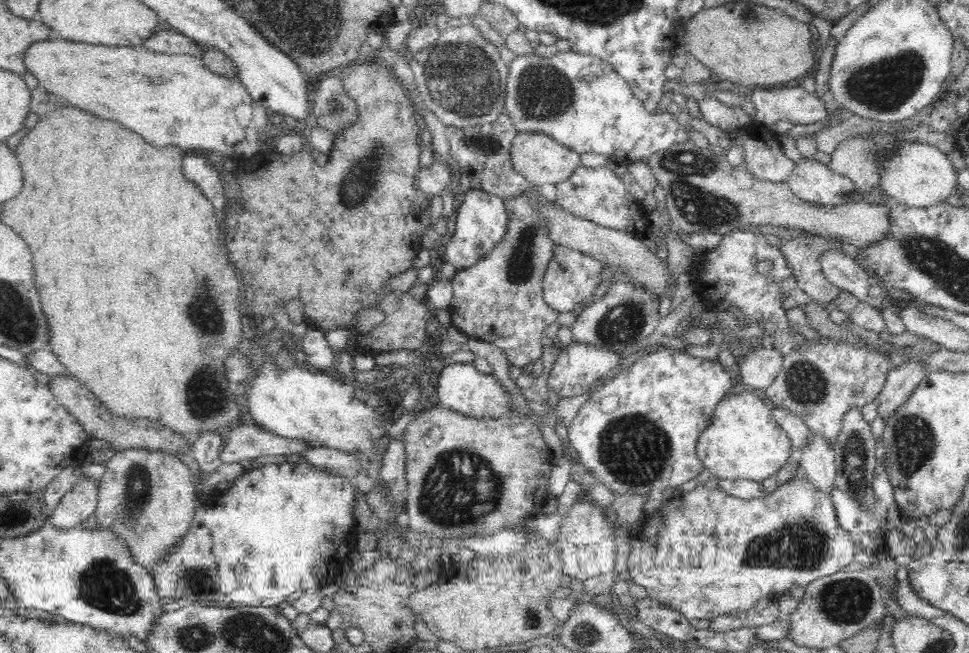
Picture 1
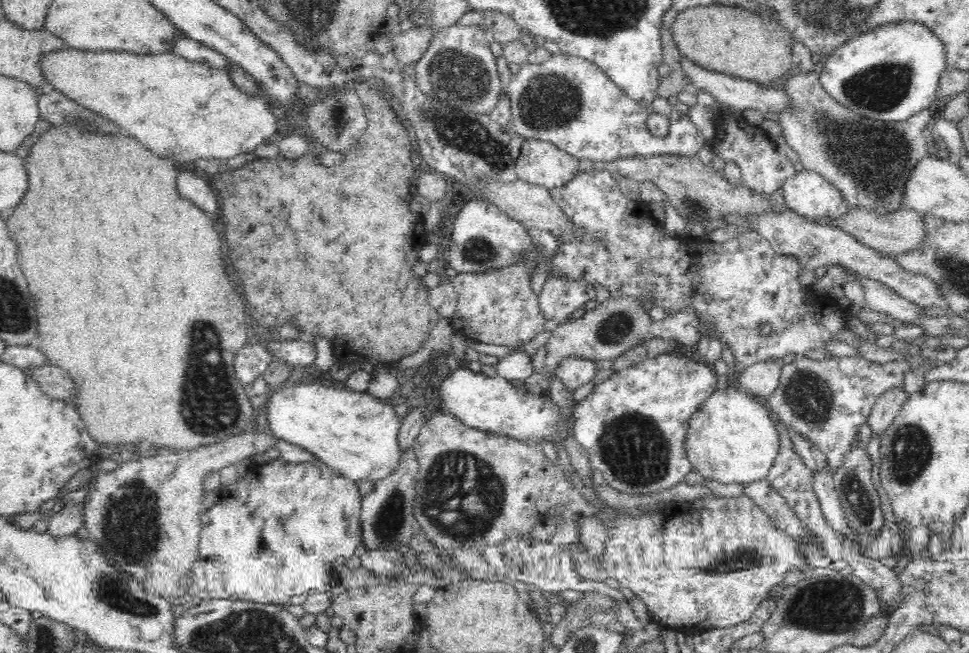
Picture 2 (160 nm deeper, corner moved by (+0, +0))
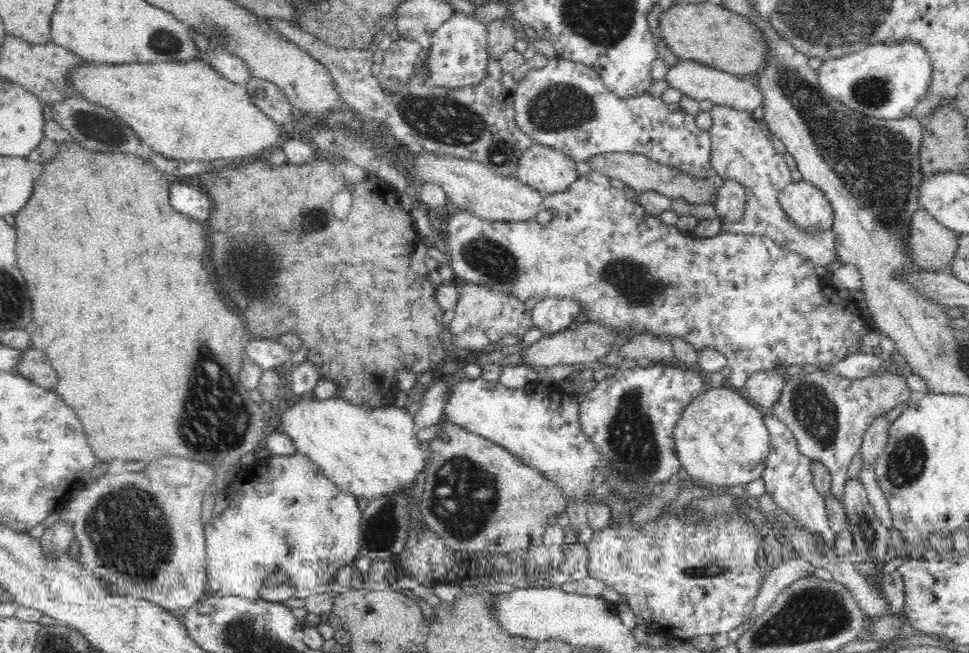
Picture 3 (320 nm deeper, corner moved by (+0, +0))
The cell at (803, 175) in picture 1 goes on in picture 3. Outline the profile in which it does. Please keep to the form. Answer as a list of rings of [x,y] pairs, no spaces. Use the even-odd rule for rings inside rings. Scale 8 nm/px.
[[[806,180],[792,182],[779,193],[783,210],[805,230],[830,230],[835,222],[832,203]]]

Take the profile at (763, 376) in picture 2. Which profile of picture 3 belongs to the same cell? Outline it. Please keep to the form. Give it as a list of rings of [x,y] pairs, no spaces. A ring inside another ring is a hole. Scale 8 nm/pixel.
[[[768,369],[752,373],[745,382],[746,397],[752,404],[768,412],[780,398],[780,393],[787,376],[782,370]]]

